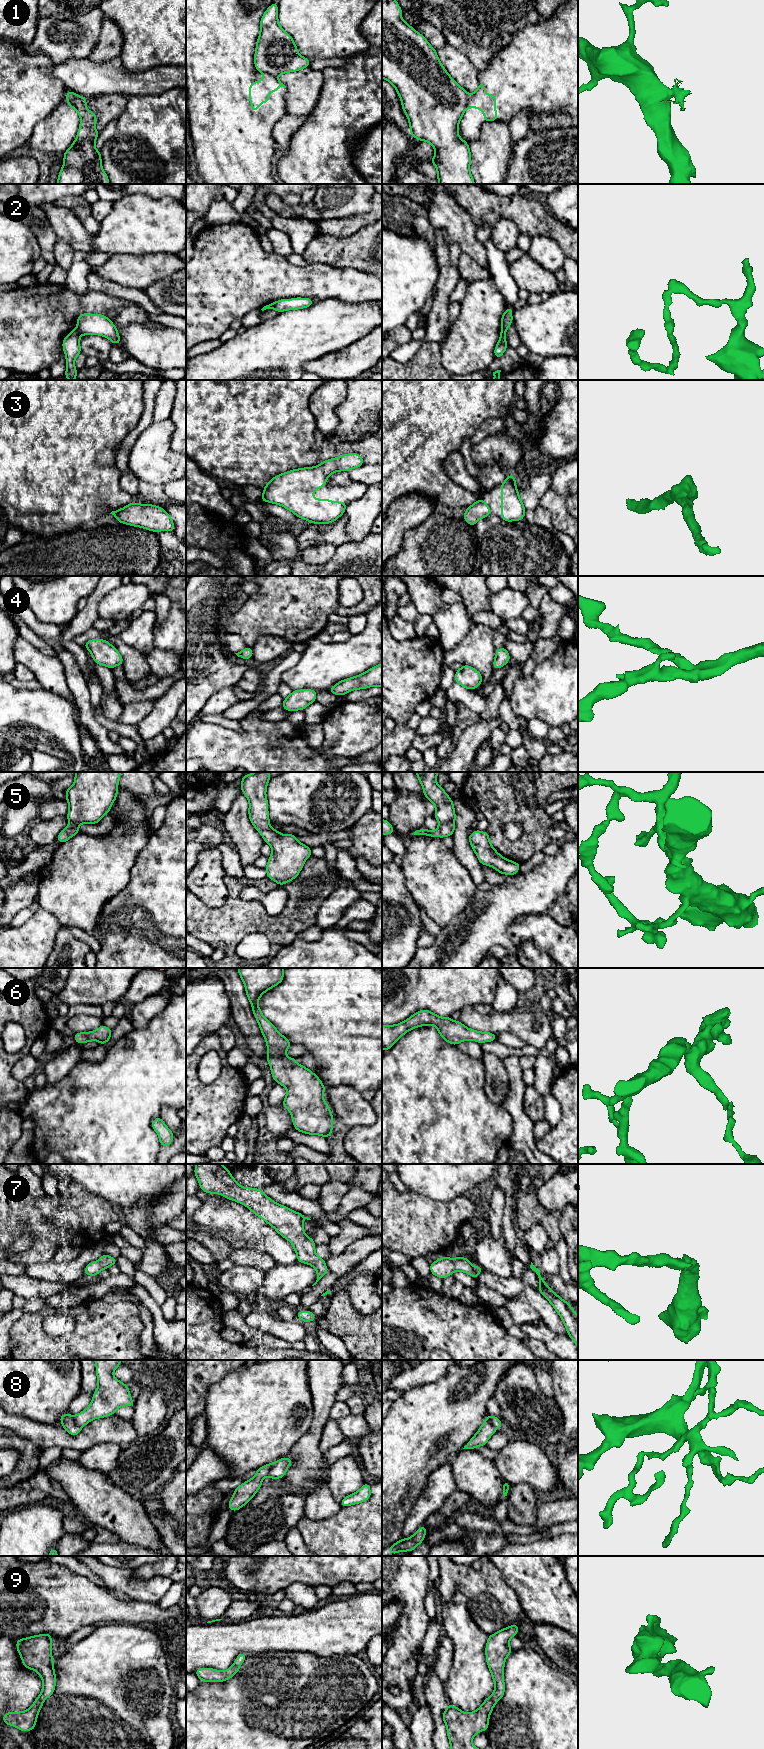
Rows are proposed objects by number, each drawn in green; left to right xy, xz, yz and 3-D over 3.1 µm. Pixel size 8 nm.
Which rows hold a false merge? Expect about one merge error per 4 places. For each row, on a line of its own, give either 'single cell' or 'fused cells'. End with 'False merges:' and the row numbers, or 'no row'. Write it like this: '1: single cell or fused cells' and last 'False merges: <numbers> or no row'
1: fused cells
2: fused cells
3: single cell
4: single cell
5: single cell
6: single cell
7: single cell
8: fused cells
9: single cell
False merges: 1, 2, 8

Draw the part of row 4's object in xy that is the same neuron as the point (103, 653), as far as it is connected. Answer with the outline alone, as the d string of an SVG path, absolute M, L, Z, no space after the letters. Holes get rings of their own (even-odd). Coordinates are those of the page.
M104 639L88 640L84 648L87 648L96 664L113 669L117 665L123 666L123 658L117 649Z

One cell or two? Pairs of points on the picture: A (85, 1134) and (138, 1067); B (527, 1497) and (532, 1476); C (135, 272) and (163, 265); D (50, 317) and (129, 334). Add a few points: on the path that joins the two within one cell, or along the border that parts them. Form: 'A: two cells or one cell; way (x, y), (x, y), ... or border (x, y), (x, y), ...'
A: one cell; way (98, 1117), (131, 1084)
B: two cells; border (510, 1483), (527, 1483), (534, 1490)
C: one cell; way (142, 271), (156, 266)
D: two cells; border (141, 324), (130, 324), (117, 329)

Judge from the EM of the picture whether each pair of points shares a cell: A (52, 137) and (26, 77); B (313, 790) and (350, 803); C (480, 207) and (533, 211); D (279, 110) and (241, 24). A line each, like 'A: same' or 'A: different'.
A: same
B: same
C: same
D: same

